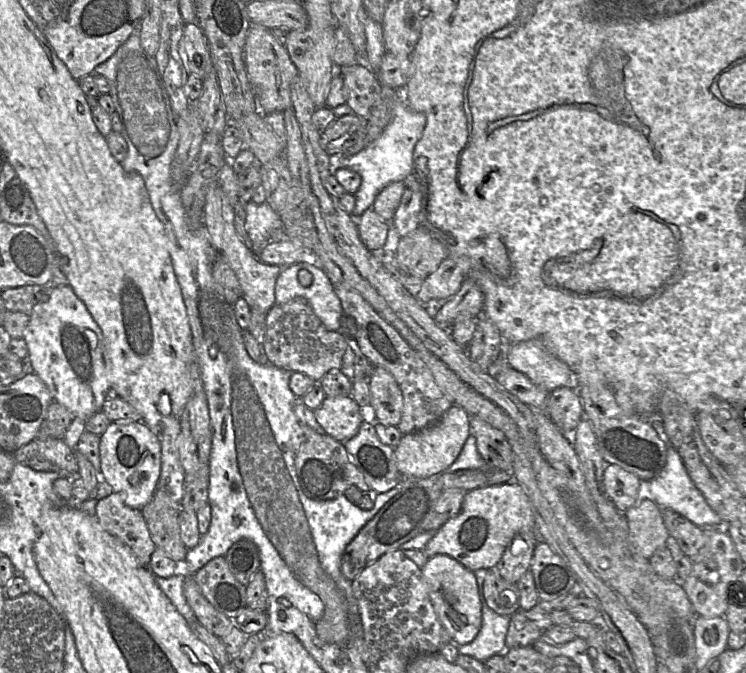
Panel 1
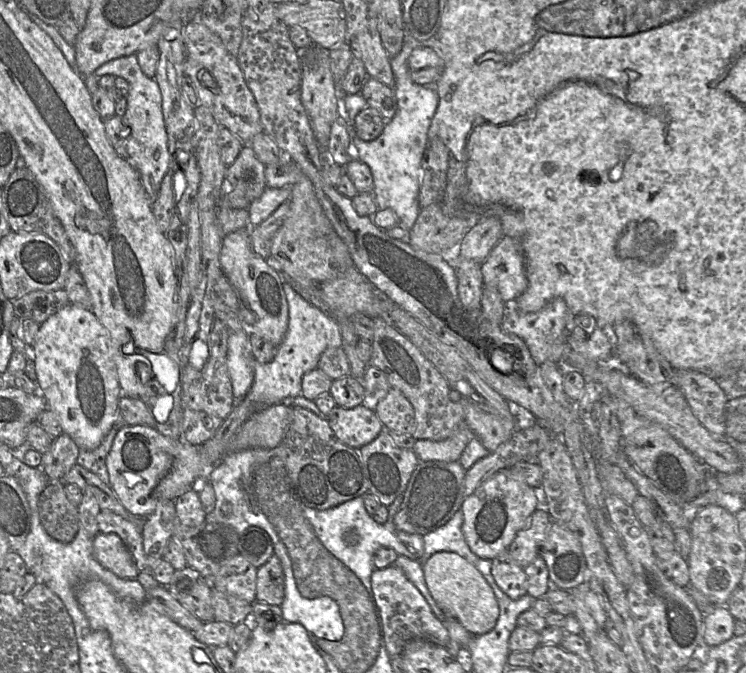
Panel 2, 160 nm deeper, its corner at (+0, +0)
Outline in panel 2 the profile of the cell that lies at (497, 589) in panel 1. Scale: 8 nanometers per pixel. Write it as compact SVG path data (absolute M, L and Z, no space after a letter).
M508 549L491 560L491 572L501 590L516 600L527 593L526 574L510 555Z

